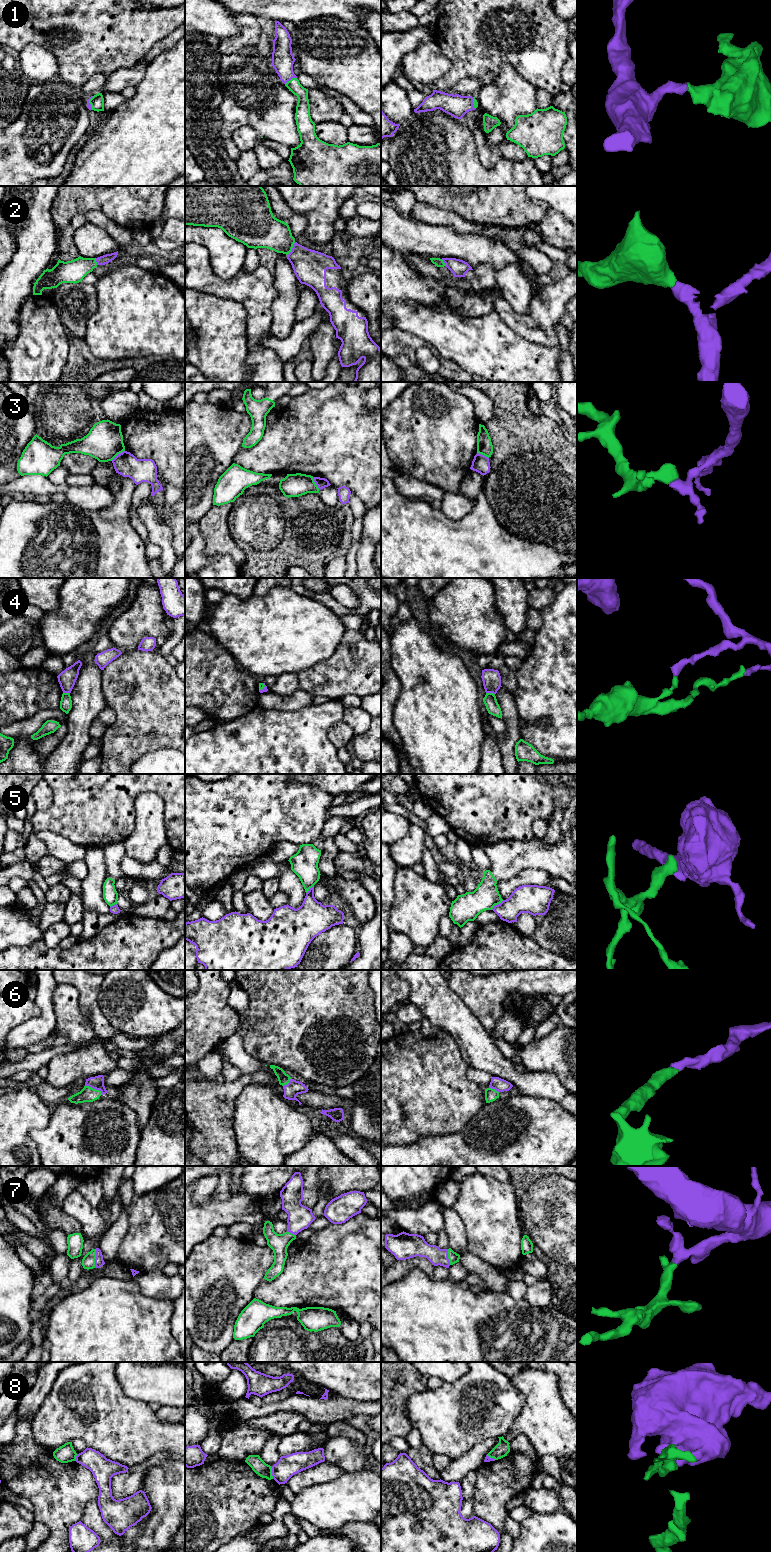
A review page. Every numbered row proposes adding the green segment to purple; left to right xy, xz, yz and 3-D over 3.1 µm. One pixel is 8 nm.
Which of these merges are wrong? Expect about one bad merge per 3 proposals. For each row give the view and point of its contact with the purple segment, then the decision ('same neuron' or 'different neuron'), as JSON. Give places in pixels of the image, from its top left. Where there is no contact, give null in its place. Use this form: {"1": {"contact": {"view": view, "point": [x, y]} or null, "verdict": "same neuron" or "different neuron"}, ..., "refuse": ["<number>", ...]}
{"1": {"contact": {"view": "xz", "point": [290, 79]}, "verdict": "same neuron"}, "2": {"contact": {"view": "xz", "point": [292, 249]}, "verdict": "same neuron"}, "3": {"contact": {"view": "xy", "point": [118, 454]}, "verdict": "different neuron"}, "4": {"contact": {"view": "yz", "point": [490, 692]}, "verdict": "different neuron"}, "5": {"contact": {"view": "yz", "point": [498, 904]}, "verdict": "different neuron"}, "6": {"contact": {"view": "xy", "point": [94, 1088]}, "verdict": "same neuron"}, "7": {"contact": {"view": "xy", "point": [96, 1258]}, "verdict": "same neuron"}, "8": {"contact": {"view": "xz", "point": [272, 1472]}, "verdict": "different neuron"}, "refuse": ["3", "4", "5", "8"]}

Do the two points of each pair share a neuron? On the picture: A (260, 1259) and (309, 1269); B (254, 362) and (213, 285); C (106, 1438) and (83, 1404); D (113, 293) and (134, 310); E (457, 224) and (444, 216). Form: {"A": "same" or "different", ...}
{"A": "different", "B": "same", "C": "same", "D": "same", "E": "same"}

